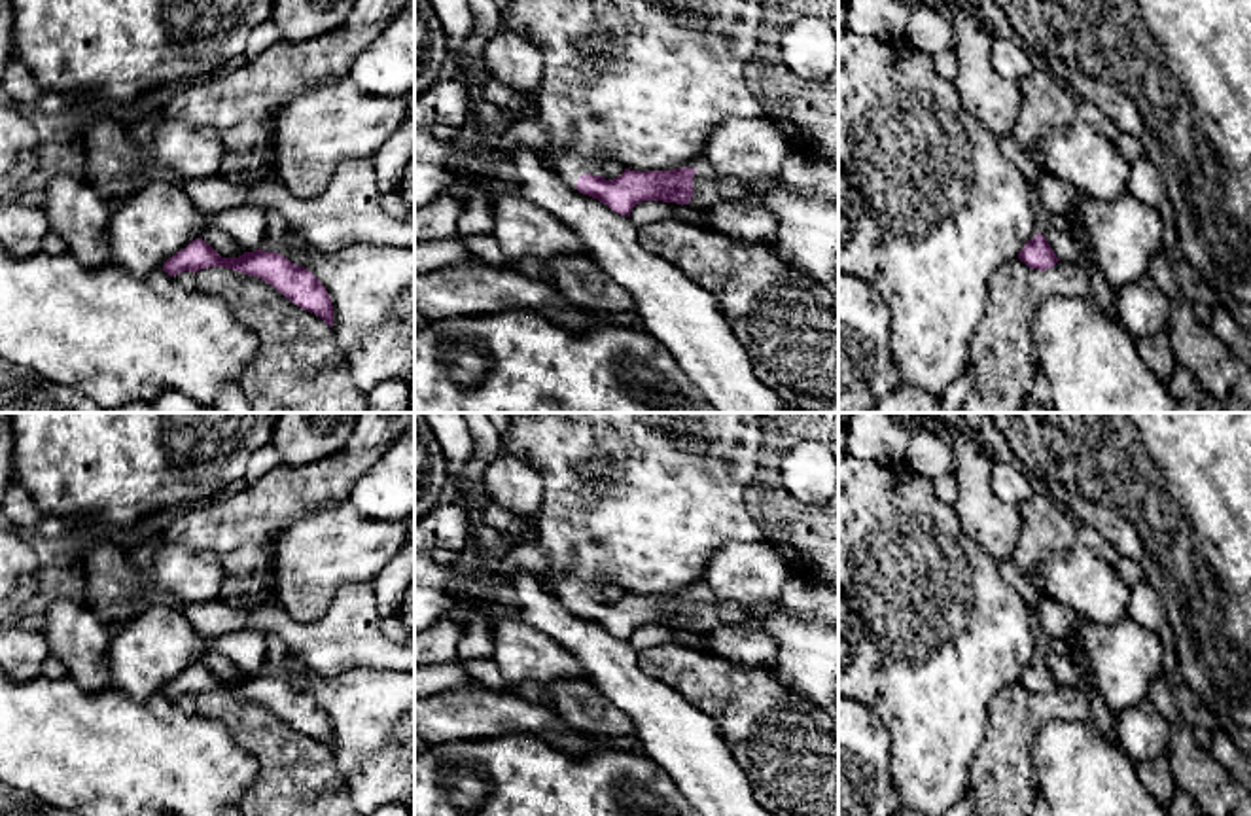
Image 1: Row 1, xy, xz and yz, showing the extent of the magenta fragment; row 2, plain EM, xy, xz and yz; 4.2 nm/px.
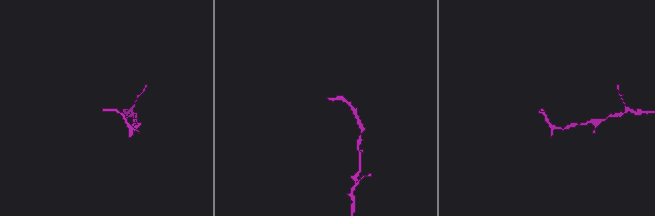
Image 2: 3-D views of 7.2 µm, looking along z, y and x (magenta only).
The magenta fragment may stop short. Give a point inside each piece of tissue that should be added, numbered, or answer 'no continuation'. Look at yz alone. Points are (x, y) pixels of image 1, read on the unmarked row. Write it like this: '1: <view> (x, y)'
1: yz (926, 640)

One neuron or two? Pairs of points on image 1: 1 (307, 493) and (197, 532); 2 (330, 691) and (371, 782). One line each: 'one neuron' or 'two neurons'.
1: one neuron
2: one neuron

